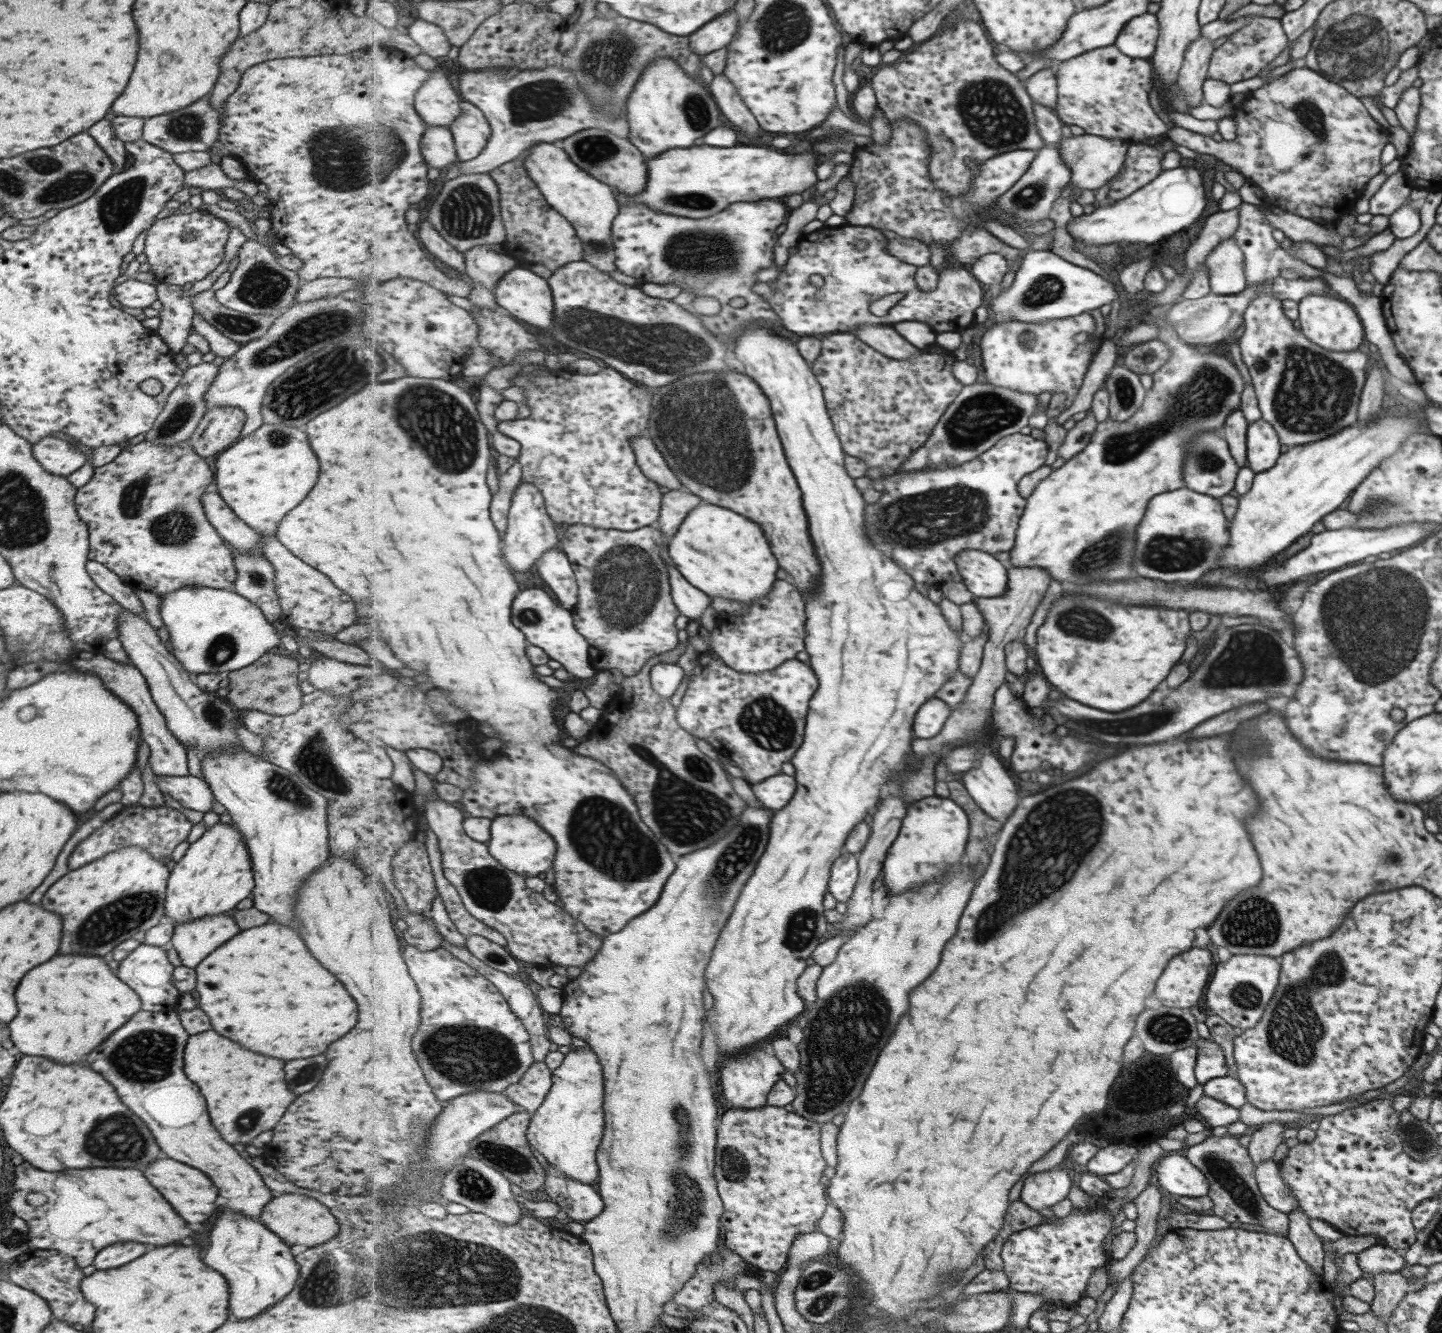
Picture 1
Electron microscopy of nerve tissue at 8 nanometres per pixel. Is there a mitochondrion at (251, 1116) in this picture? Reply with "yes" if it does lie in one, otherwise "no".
yes

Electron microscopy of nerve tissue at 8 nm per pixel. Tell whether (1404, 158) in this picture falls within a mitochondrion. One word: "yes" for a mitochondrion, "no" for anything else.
no

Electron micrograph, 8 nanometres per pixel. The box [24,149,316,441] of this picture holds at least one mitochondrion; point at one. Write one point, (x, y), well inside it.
(115, 210)

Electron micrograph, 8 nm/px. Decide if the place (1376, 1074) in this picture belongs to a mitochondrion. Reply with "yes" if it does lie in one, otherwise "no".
no

